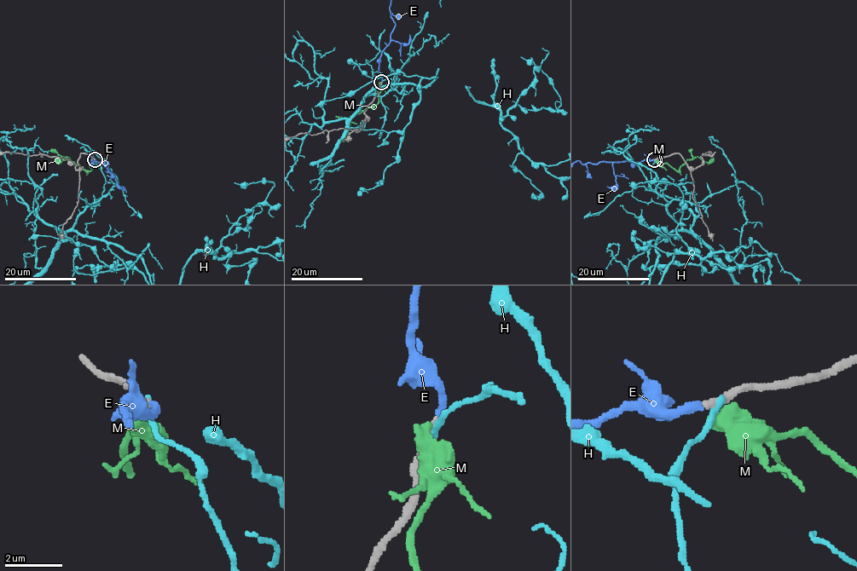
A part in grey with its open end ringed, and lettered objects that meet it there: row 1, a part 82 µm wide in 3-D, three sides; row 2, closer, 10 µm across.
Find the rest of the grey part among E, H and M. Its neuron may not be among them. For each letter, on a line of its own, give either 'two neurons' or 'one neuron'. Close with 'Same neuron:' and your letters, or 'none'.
E: one neuron
H: two neurons
M: two neurons
Same neuron: E

